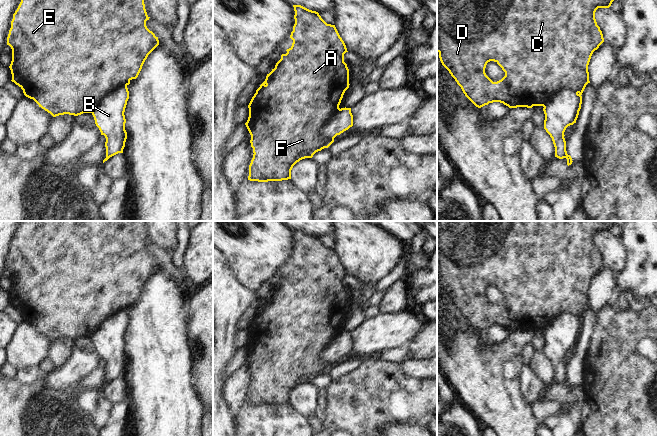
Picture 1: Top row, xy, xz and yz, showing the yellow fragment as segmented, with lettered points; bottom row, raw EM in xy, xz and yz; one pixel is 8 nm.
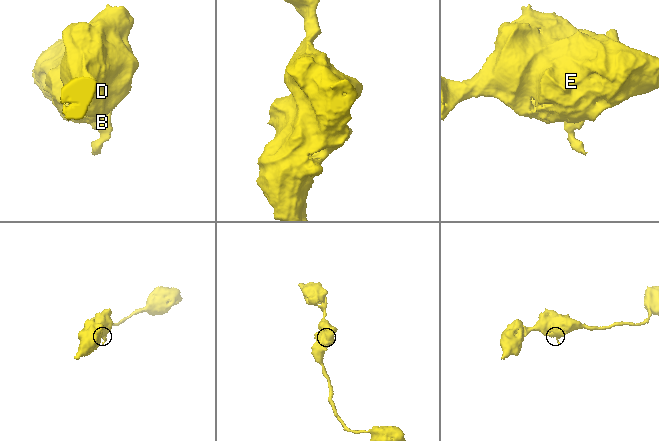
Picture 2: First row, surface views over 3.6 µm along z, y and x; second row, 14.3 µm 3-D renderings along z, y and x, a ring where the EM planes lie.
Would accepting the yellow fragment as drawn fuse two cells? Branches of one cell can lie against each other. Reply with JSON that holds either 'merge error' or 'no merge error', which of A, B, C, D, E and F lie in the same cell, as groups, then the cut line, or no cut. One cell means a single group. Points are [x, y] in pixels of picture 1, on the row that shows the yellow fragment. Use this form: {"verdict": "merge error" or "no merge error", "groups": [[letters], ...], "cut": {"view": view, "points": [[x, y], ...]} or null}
{"verdict": "merge error", "groups": [["A", "C", "D", "E", "F"], ["B"]], "cut": {"view": "xy", "points": [[126, 85], [114, 88], [91, 112]]}}

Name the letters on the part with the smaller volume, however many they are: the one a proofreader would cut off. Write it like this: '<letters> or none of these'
B

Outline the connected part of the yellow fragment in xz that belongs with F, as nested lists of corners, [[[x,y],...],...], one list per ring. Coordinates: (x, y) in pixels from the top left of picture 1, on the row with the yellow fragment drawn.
[[[301,5],[293,7],[295,24],[290,35],[292,46],[286,50],[286,54],[281,55],[248,105],[249,117],[245,125],[251,135],[250,143],[254,153],[249,165],[250,181],[291,179],[291,170],[297,162],[312,158],[316,152],[328,148],[334,140],[324,133],[324,128],[334,113],[339,111],[343,95],[350,85],[349,69],[344,62],[344,54],[348,51],[335,25],[327,24],[316,11]]]

